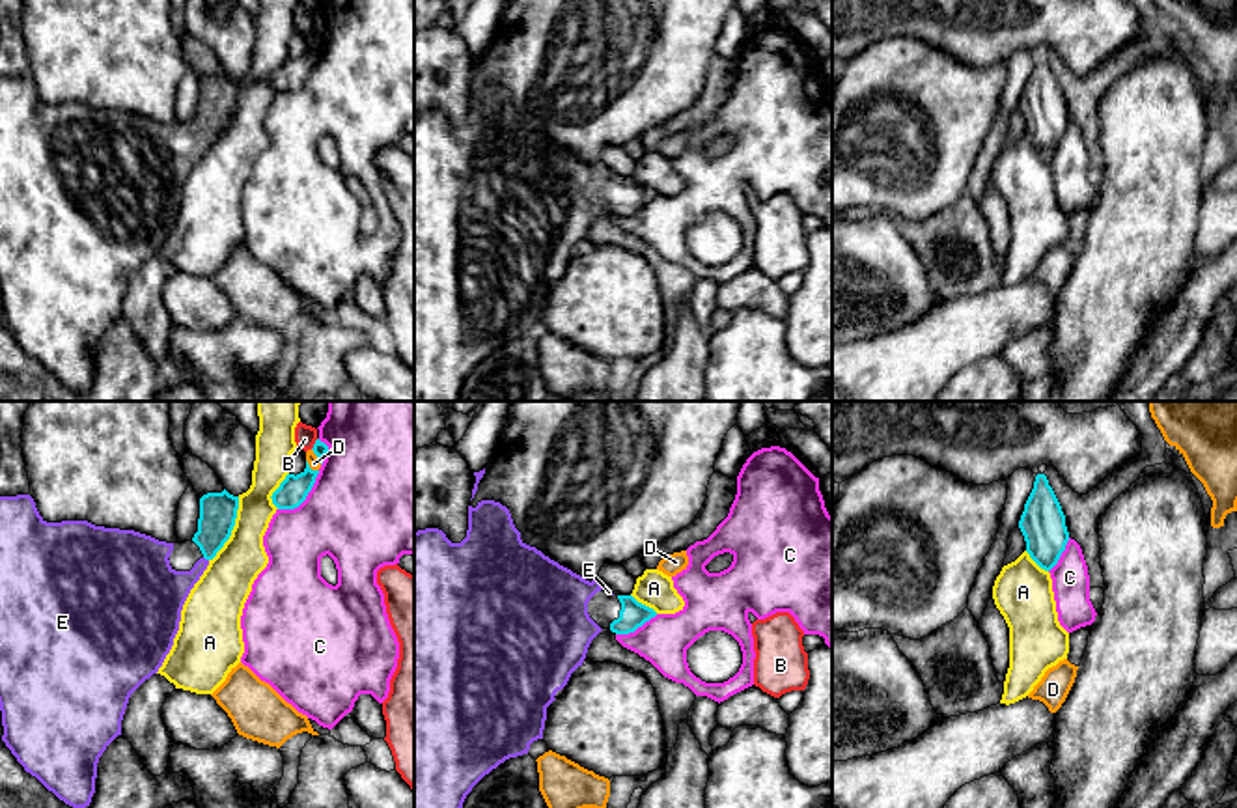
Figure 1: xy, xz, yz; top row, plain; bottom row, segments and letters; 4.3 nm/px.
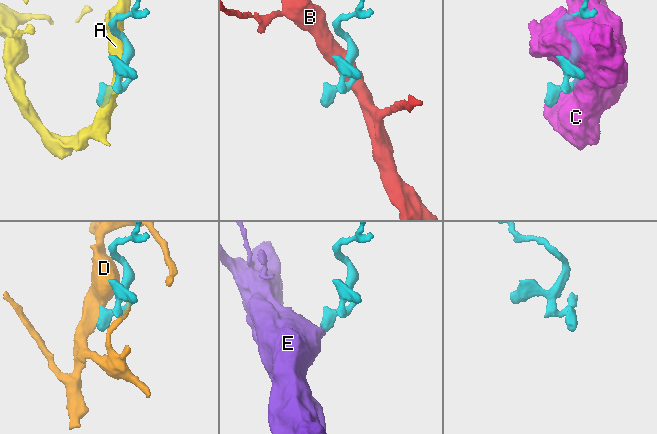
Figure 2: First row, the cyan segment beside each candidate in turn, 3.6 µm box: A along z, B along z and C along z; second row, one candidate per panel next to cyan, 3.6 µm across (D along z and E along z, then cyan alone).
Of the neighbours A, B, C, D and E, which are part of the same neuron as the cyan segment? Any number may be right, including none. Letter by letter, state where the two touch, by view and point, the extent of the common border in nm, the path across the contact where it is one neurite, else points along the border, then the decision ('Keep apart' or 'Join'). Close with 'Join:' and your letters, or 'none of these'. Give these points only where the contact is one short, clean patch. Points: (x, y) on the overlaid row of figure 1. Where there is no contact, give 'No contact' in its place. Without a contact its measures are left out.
A: Touches cyan at xy (232, 529). Shared border 300 nm. Keep apart
B: Touches cyan at xy (314, 445). Shared border 60 nm. Boundary: xy (318, 439), (310, 448). Keep apart
C: Touches cyan at xy (305, 499). Shared border 260 nm. Keep apart
D: Touches cyan at xy (308, 467). Shared border 80 nm. Boundary: xy (306, 459), (318, 471). Keep apart
E: Touches cyan at xy (206, 558). Shared border 30 nm. Path across: xy (217, 510), (206, 558), (185, 581), (159, 592). Join
Join: E

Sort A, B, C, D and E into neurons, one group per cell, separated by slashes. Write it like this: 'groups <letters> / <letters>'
groups A / B / C / D / E

